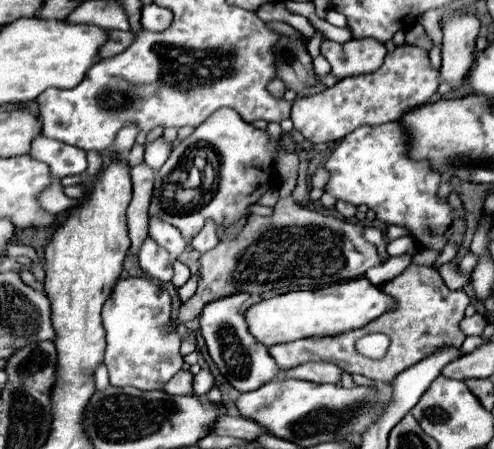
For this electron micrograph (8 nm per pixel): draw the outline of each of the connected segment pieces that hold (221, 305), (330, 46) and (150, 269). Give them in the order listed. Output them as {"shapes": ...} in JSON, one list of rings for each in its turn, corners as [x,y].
{"shapes":[[[[236,294],[226,296],[224,300],[214,300],[212,304],[206,304],[200,314],[200,332],[206,340],[208,352],[212,360],[216,362],[218,370],[224,374],[224,378],[240,392],[250,392],[260,388],[262,384],[278,378],[280,368],[270,356],[268,348],[260,344],[250,332],[244,314],[240,312],[240,306],[248,300],[248,294]]],[[[322,34],[320,52],[332,64],[332,74],[338,80],[344,80],[348,76],[360,76],[378,70],[386,56],[386,47],[372,38],[348,40],[340,44]]],[[[150,238],[144,242],[144,248],[140,248],[140,268],[152,278],[158,280],[162,284],[172,282],[172,262],[174,258],[168,256],[168,252],[164,252],[162,248],[158,248],[158,244]]]]}

